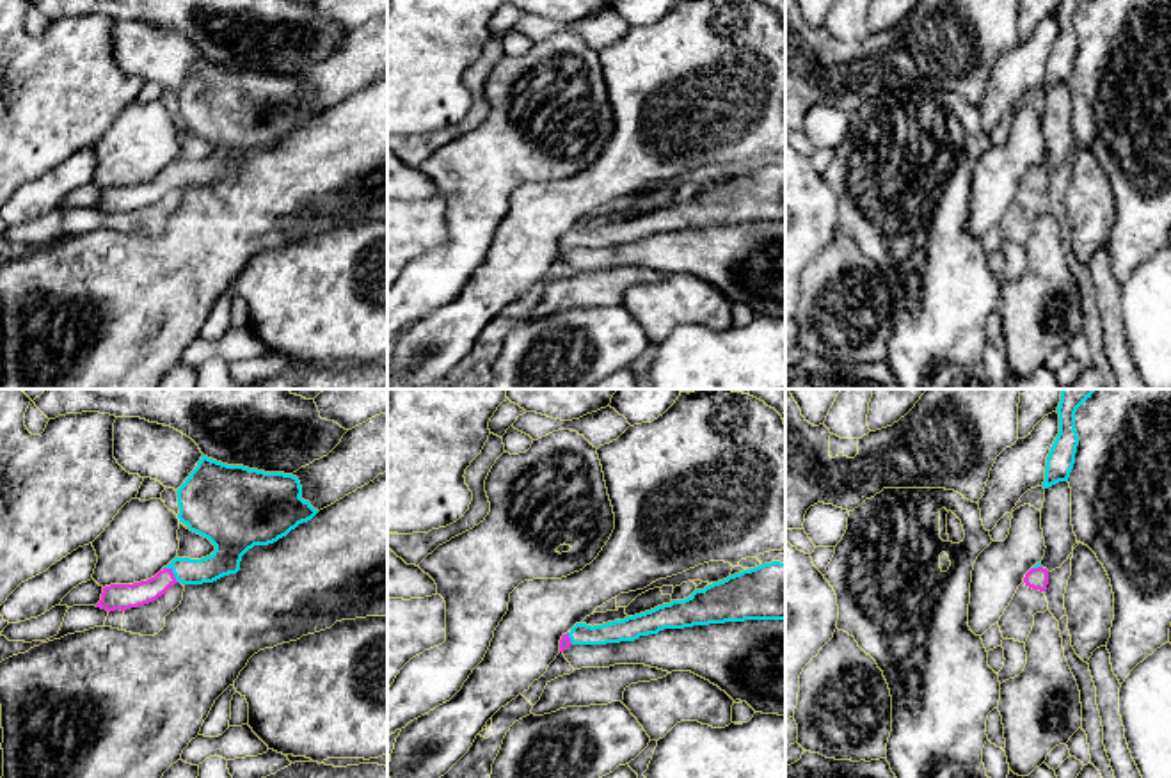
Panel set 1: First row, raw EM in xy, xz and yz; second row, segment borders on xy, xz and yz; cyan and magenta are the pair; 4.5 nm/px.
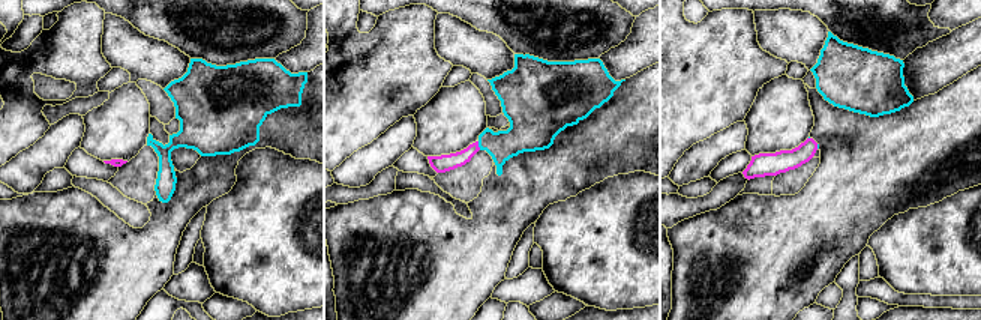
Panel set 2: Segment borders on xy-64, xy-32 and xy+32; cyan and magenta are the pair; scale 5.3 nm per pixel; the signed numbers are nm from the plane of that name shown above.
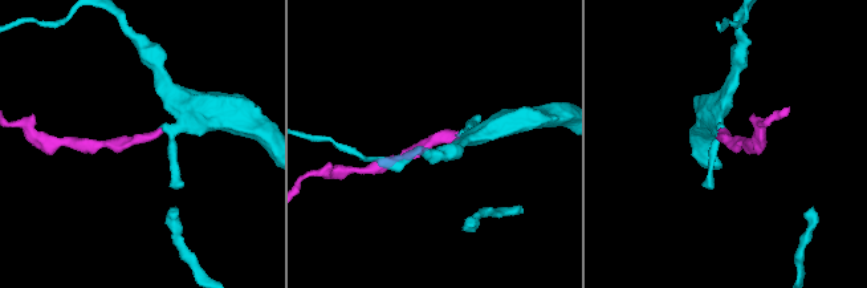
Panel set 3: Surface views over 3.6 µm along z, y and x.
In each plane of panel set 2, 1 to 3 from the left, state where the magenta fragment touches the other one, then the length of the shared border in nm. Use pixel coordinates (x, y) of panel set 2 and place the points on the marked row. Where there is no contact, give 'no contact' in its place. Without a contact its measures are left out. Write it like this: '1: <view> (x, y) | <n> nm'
1: no contact
2: xy-32 (479, 146) | 50 nm
3: xy+32 (818, 146) | 30 nm

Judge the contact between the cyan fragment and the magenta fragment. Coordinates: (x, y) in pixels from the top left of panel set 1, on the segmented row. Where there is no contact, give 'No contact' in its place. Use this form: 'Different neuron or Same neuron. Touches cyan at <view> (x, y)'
Same neuron. Touches cyan at xy (173, 572)

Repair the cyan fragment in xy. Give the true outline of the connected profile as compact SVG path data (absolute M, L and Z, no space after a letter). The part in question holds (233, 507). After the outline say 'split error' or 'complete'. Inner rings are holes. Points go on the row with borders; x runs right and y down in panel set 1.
M204 455L176 492L179 522L187 524L190 531L208 538L215 545L215 551L201 560L176 556L147 581L105 586L96 607L107 609L108 613L116 609L126 611L156 600L176 583L203 584L236 574L242 556L249 549L277 542L318 513L309 501L300 497L302 487L297 476L227 465Z | split error

